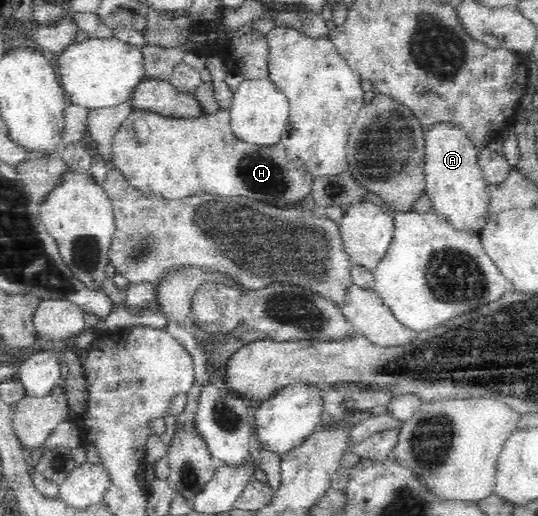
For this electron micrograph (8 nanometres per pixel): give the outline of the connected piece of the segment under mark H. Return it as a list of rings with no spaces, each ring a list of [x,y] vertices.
[[[133,107],[110,141],[111,164],[125,173],[128,184],[165,197],[177,198],[197,193],[249,197],[277,210],[295,210],[302,209],[303,200],[313,192],[316,176],[309,171],[303,157],[291,157],[281,140],[252,143],[239,138],[232,129],[229,109],[220,109],[215,114],[204,114],[197,118],[173,118],[146,110],[145,107]]]

